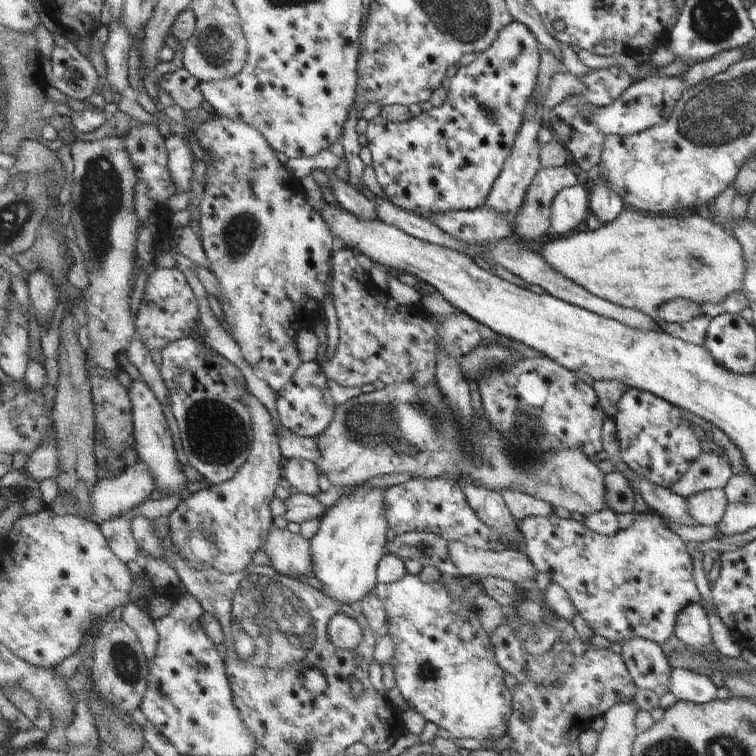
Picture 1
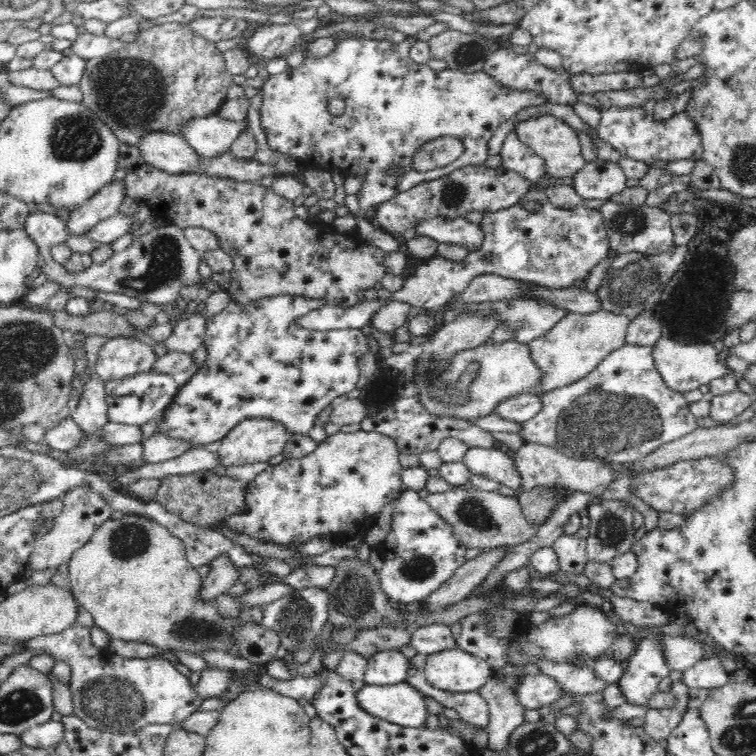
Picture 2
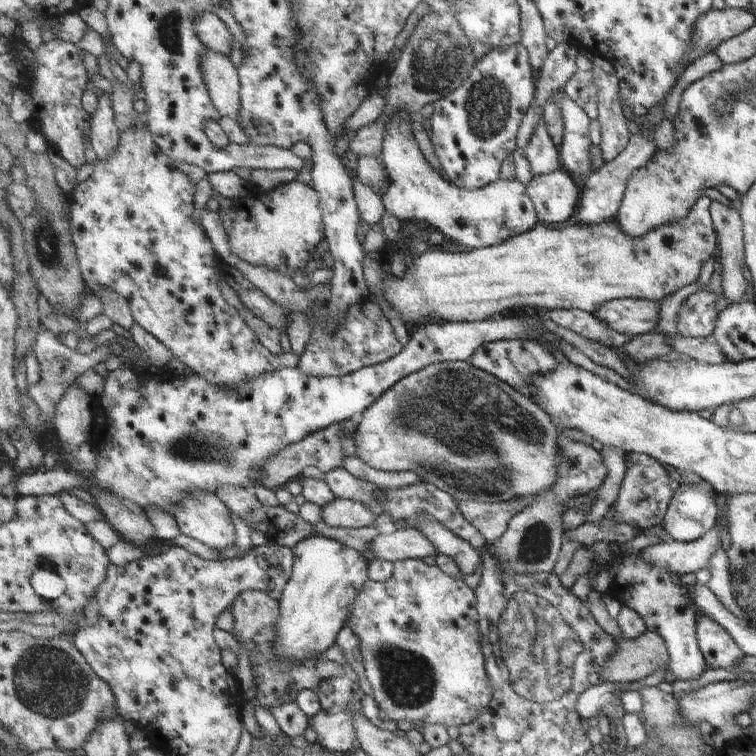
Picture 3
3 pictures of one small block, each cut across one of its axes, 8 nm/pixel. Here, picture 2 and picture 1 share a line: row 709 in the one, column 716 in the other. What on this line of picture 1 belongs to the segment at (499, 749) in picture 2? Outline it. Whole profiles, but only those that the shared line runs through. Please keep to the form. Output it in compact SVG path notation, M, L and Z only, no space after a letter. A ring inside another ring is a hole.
M709 488L693 496L686 498L687 500L687 514L691 514L691 518L697 524L705 526L715 526L719 524L719 520L723 516L726 498L723 494L722 488Z

